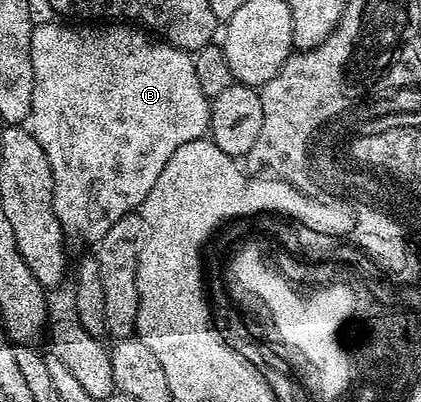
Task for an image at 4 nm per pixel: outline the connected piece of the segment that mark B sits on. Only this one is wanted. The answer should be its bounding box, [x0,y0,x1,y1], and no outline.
[26,22,210,238]

